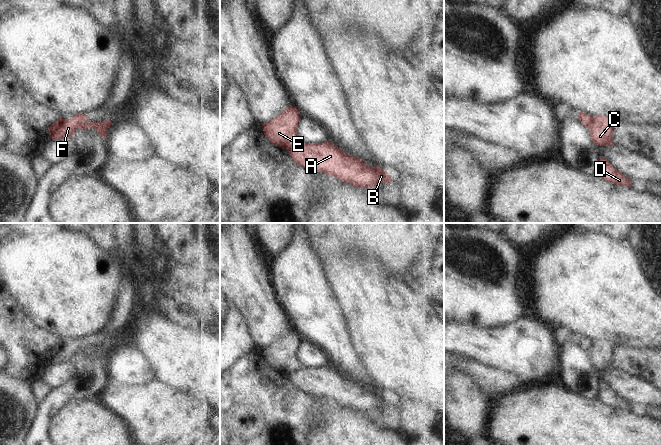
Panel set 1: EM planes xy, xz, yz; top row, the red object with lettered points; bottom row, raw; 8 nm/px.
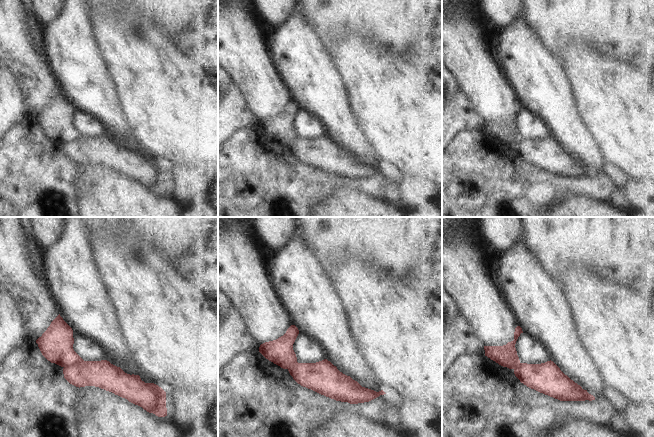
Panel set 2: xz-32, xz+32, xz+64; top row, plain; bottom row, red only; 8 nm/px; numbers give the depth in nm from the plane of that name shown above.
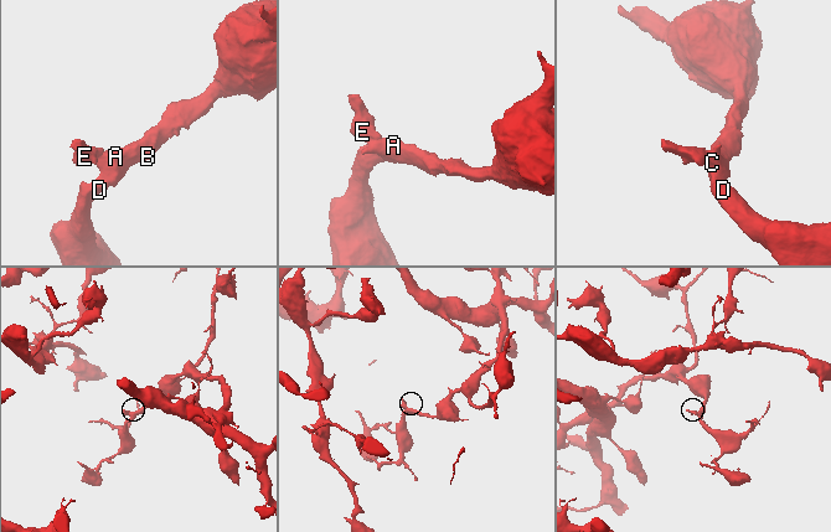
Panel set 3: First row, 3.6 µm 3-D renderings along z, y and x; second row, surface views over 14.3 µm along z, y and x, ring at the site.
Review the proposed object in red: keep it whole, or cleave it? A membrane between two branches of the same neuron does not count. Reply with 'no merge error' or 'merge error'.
merge error

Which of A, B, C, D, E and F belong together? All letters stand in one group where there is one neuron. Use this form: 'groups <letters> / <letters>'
groups A B C D / E F

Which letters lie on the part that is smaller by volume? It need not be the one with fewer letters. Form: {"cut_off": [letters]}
{"cut_off": ["E", "F"]}

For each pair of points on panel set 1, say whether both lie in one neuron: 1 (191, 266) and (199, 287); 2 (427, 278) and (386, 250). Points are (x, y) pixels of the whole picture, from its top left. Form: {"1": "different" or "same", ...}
{"1": "different", "2": "different"}

